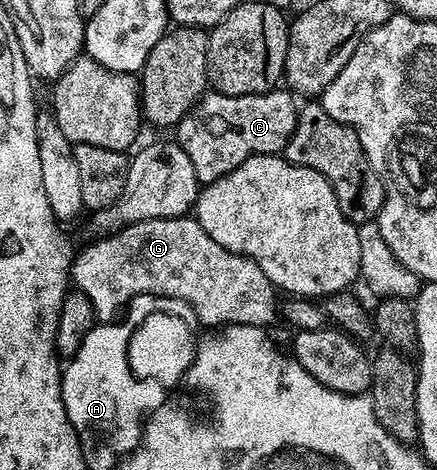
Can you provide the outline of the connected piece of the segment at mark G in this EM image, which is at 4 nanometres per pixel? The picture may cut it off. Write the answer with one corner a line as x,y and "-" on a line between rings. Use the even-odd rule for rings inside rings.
187,215
174,218
154,218
146,222
134,222
122,230
112,232
91,241
84,249
77,251
72,257
71,283
75,291
86,294
90,298
90,306
94,310
96,320
112,322
116,316
127,309
128,303
136,296
171,296
174,300
186,302
196,312
196,319
201,325
227,326
230,324
268,323
278,316
278,292
272,287
266,274
254,262
245,256
226,250
226,246
218,246
206,230
194,218

